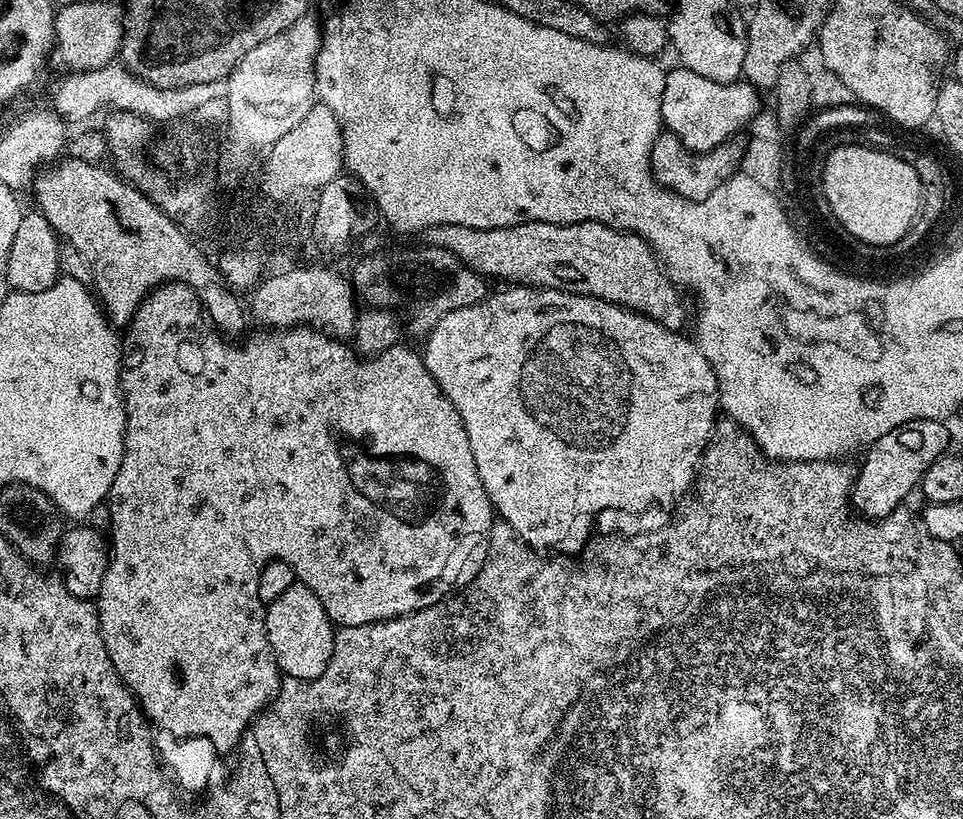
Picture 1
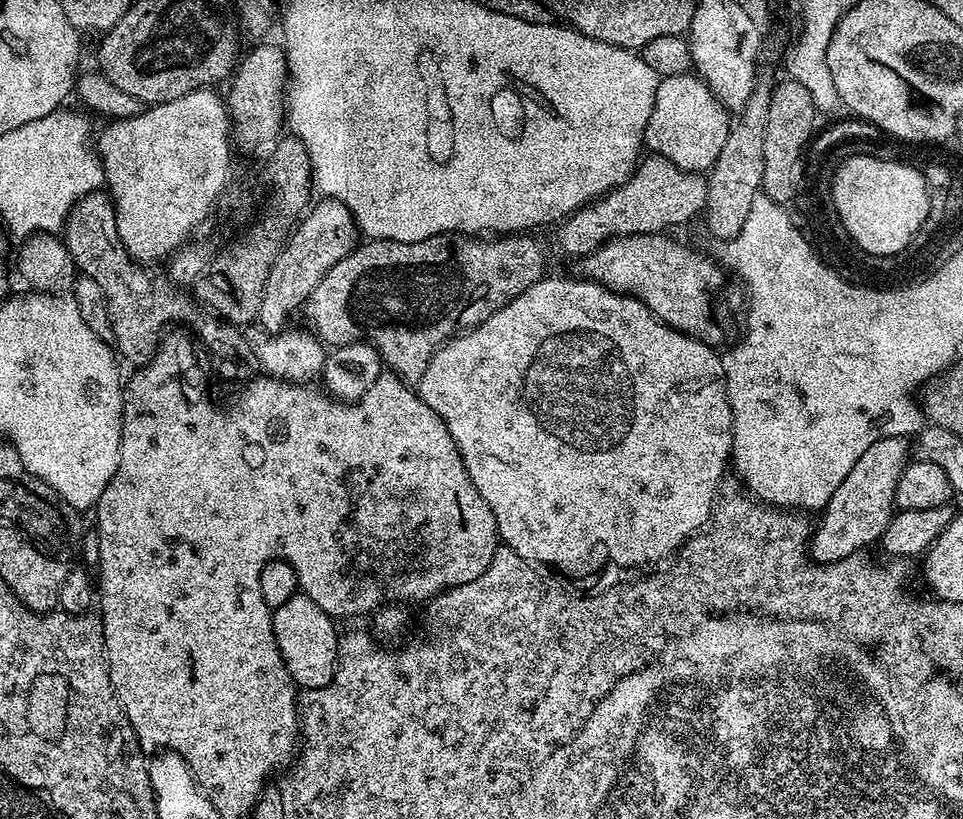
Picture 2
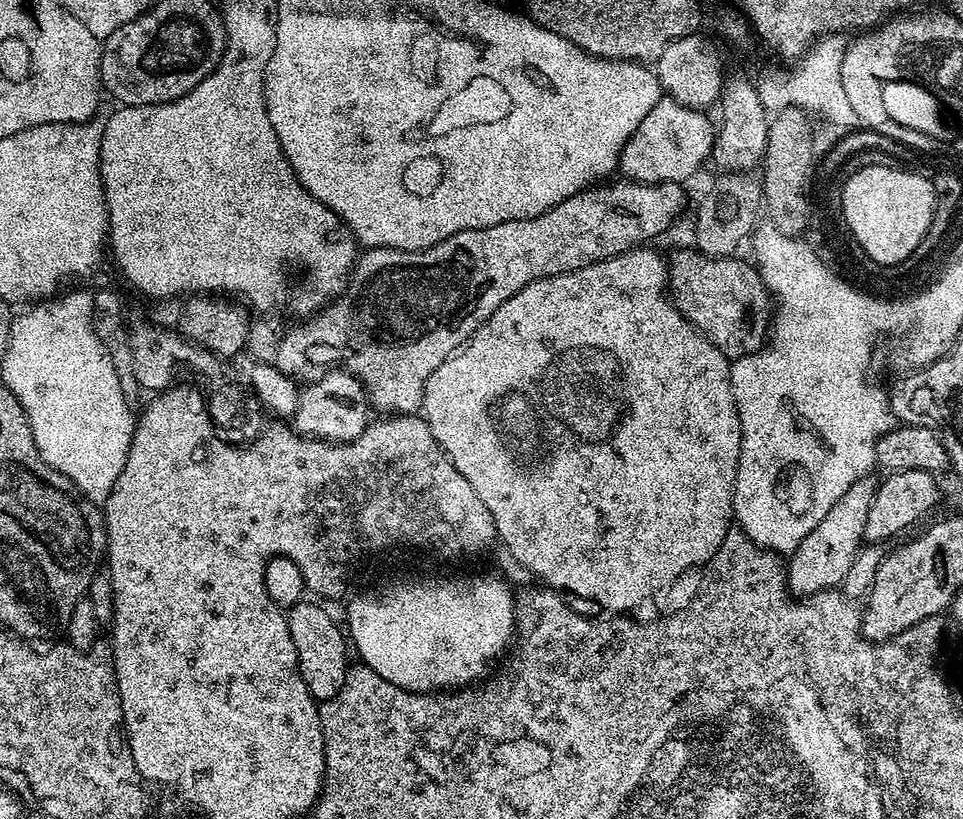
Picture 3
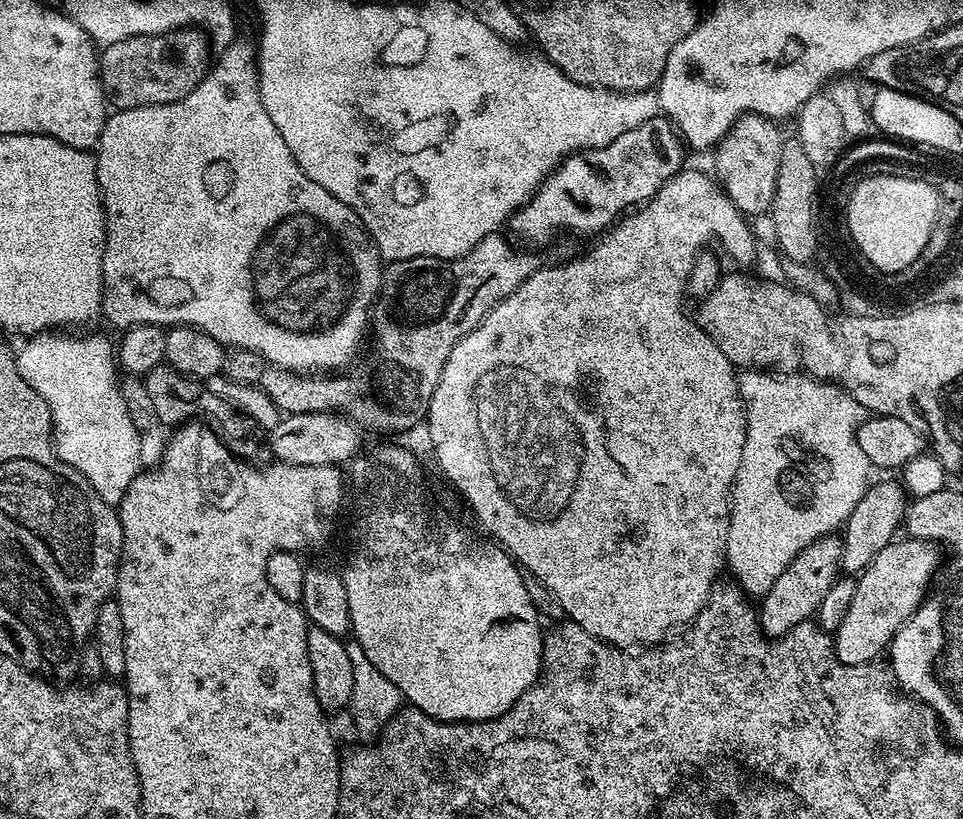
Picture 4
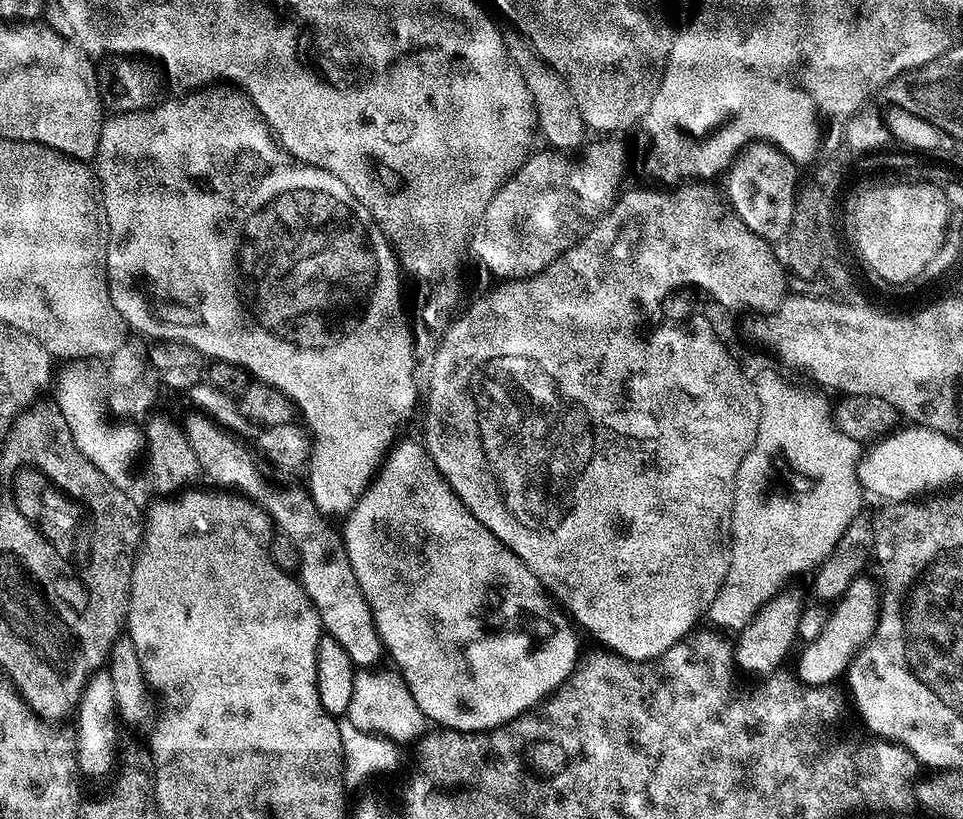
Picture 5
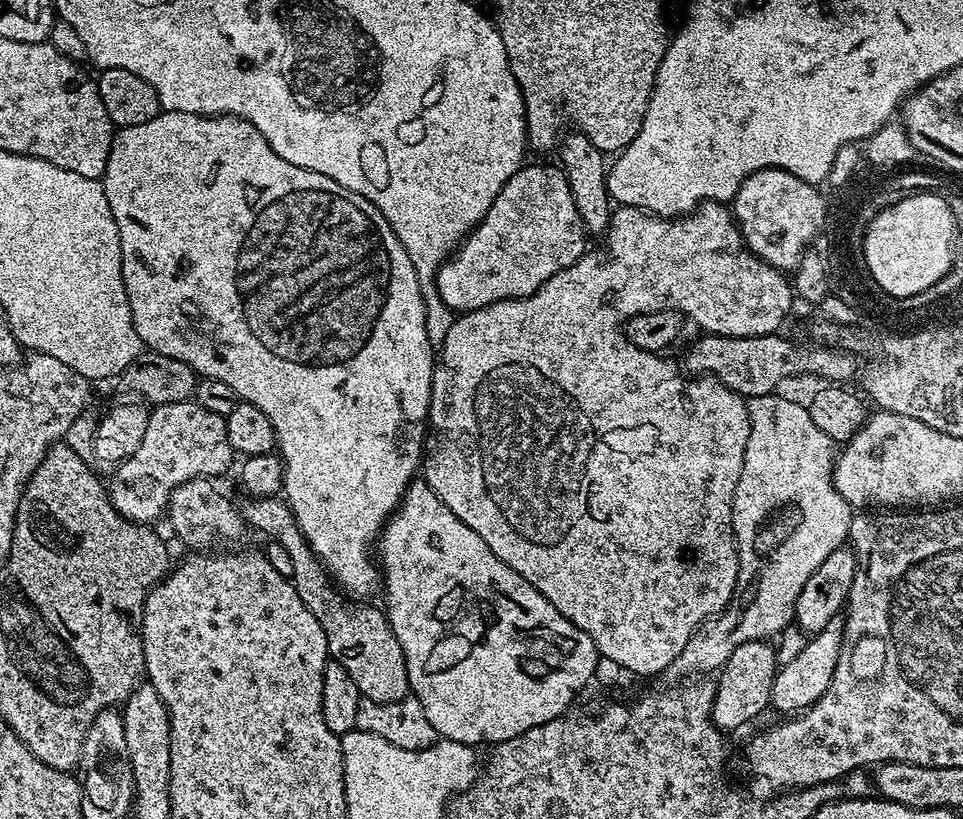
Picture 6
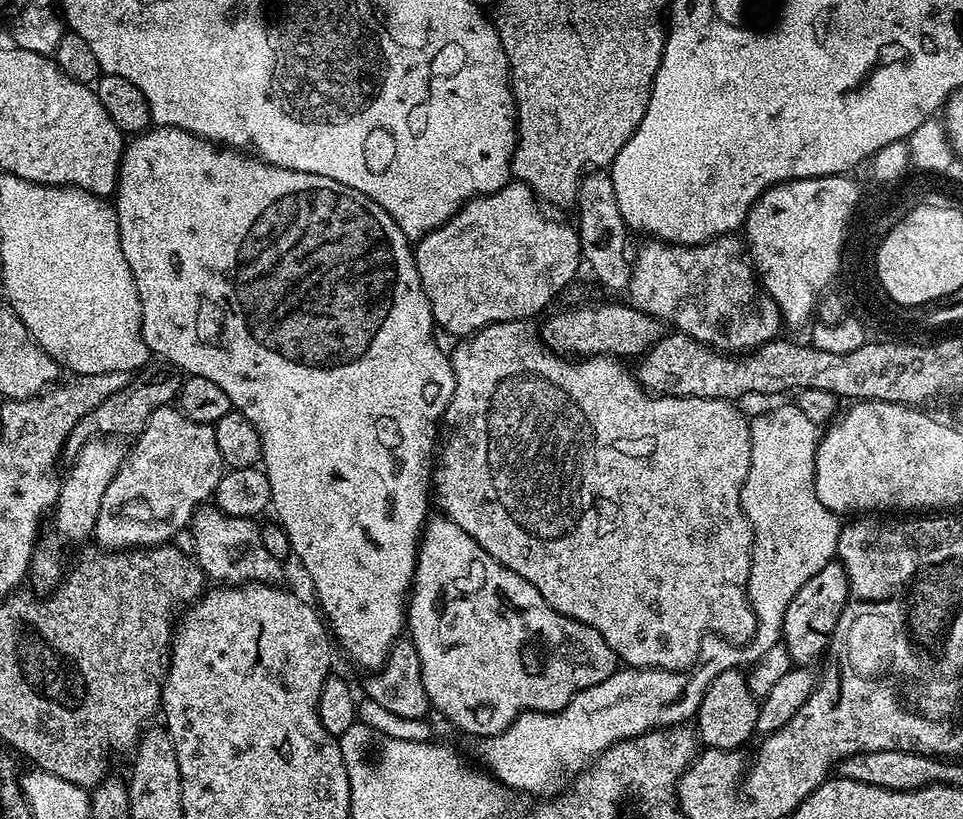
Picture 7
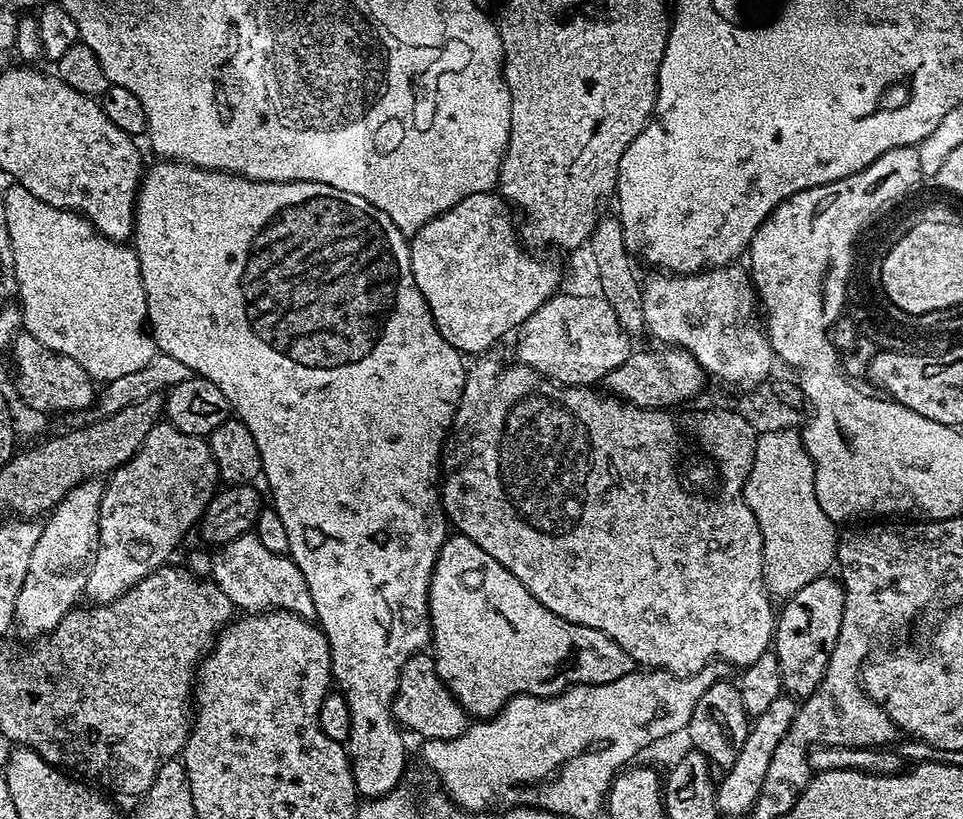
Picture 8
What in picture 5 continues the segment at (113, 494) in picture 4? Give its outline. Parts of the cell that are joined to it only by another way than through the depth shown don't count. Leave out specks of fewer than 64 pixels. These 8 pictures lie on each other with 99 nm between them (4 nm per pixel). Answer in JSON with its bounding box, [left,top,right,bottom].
[54,362,142,486]

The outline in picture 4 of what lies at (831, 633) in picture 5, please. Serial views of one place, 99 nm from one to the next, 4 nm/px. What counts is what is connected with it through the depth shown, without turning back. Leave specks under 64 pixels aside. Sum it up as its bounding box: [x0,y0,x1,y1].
[834,539,941,664]

